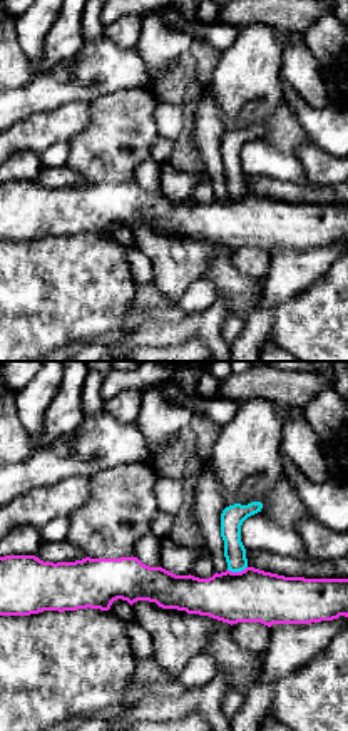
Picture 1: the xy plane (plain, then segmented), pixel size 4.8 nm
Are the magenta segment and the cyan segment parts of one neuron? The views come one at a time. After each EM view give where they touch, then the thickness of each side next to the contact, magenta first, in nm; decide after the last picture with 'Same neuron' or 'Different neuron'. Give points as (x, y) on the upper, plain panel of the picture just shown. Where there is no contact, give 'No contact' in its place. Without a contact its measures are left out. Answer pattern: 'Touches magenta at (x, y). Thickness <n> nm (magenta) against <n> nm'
Touches magenta at (236, 198). Thickness 260 nm (magenta) against 110 nm

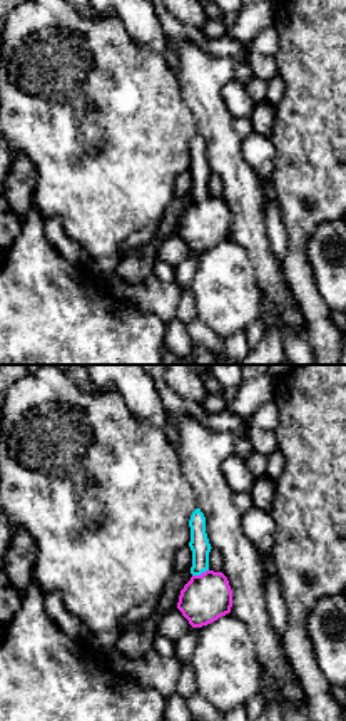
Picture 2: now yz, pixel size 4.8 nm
Touches magenta at (201, 199). Thickness 240 nm (magenta) against 100 nm

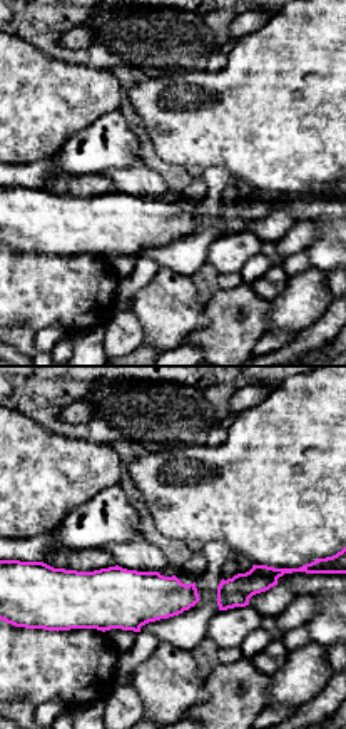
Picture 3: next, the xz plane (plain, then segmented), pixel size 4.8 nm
No contact

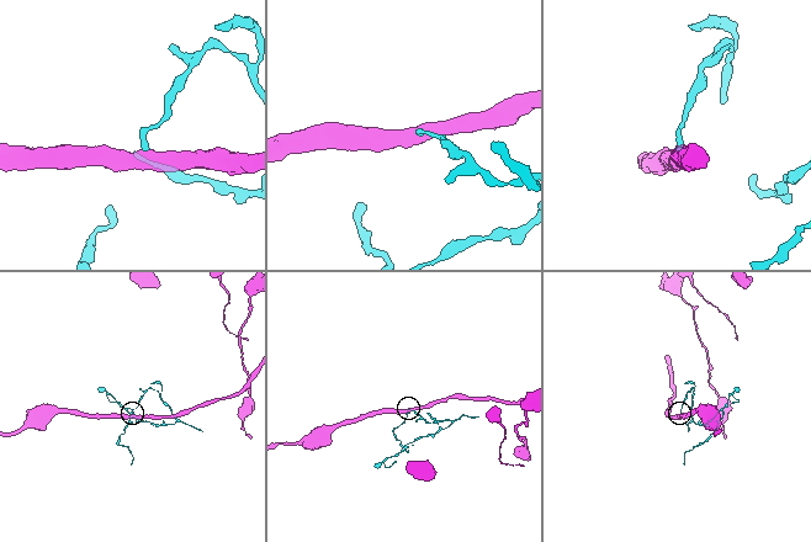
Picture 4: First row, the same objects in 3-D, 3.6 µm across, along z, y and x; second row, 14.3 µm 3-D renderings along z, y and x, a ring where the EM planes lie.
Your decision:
Different neuron

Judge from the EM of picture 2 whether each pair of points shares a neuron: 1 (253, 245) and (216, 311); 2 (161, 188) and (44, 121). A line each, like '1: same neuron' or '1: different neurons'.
1: different neurons
2: same neuron

